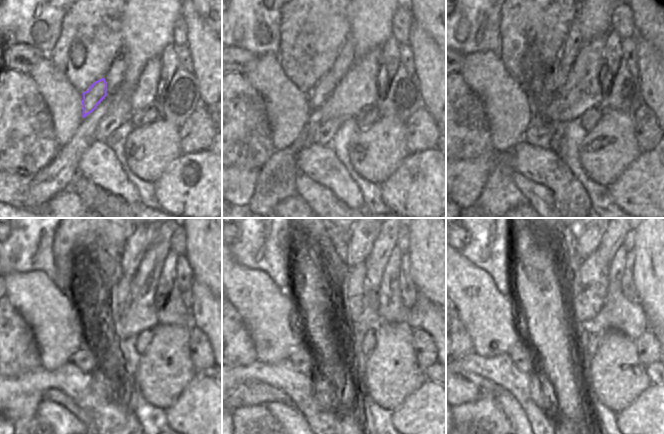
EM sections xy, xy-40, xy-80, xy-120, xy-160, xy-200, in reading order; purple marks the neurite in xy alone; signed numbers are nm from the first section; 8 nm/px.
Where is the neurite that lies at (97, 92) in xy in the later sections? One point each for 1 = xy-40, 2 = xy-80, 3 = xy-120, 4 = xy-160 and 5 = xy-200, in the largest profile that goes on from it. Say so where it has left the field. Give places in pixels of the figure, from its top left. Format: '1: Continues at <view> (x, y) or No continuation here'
1: Continues at xy-40 (322, 91)
2: Continues at xy-80 (546, 91)
3: Continues at xy-120 (102, 307)
4: Continues at xy-160 (353, 286)
5: Continues at xy-200 (586, 288)

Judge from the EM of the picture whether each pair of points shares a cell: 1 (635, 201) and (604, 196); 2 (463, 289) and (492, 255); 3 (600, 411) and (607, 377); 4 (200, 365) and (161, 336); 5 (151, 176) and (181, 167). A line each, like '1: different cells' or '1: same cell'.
1: different cells
2: different cells
3: different cells
4: different cells
5: different cells

